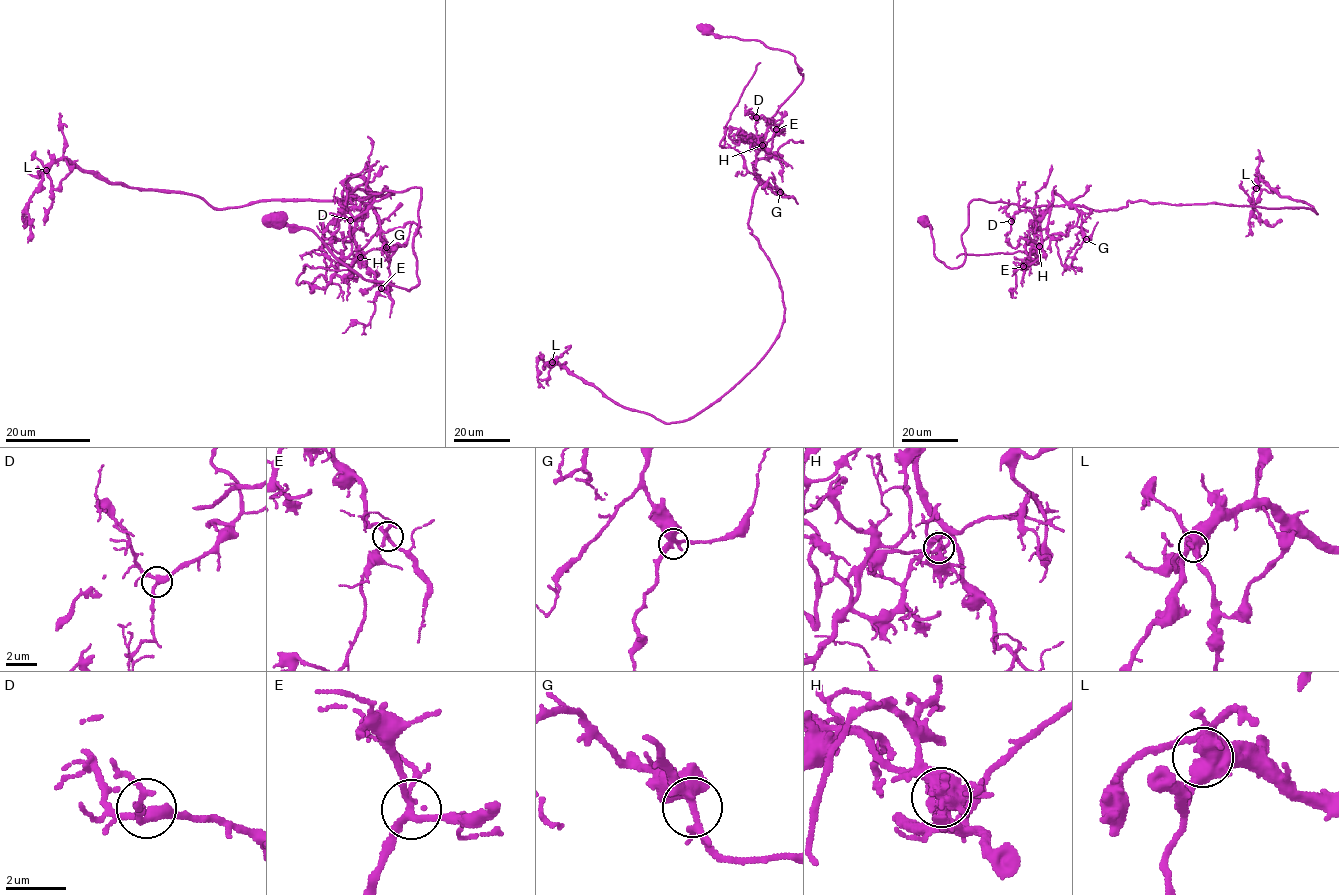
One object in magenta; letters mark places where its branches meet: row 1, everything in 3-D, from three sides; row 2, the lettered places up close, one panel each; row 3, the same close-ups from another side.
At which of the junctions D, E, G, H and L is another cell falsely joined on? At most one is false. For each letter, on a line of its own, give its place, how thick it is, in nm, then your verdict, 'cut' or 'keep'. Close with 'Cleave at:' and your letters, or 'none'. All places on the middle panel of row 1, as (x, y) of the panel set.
D: (756, 117) | 280 nm | keep
E: (776, 129) | 220 nm | keep
G: (780, 192) | 320 nm | keep
H: (762, 145) | 360 nm | cut
L: (552, 362) | 500 nm | keep
Cleave at: H

